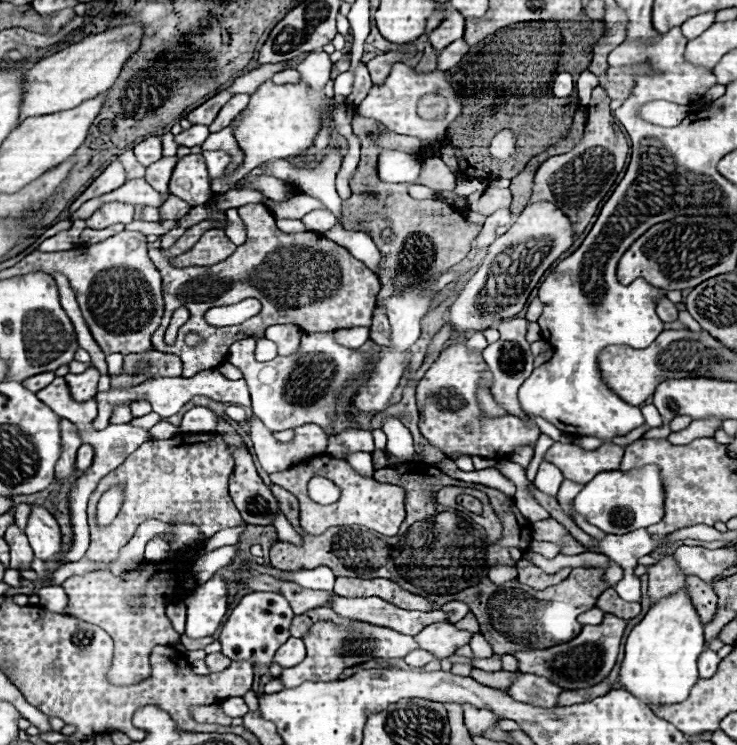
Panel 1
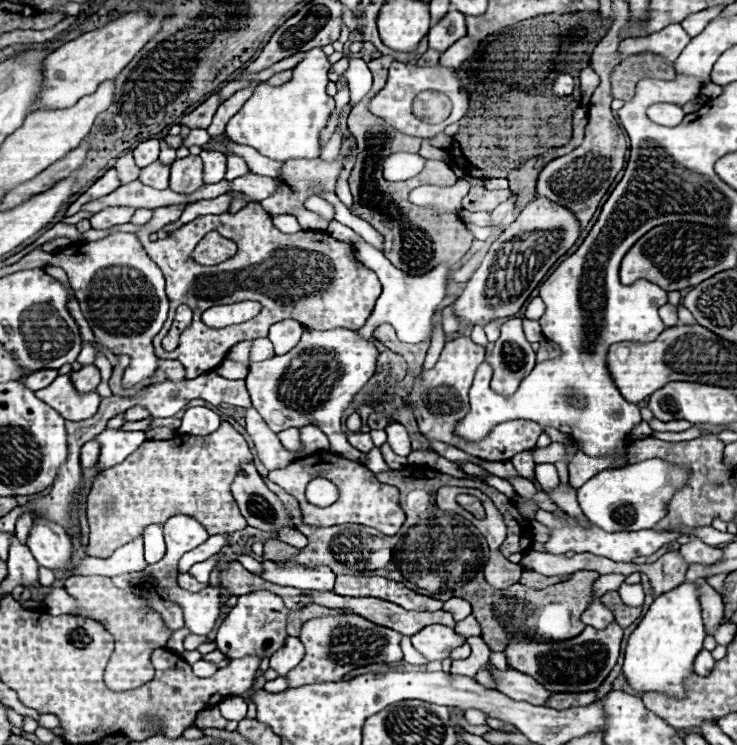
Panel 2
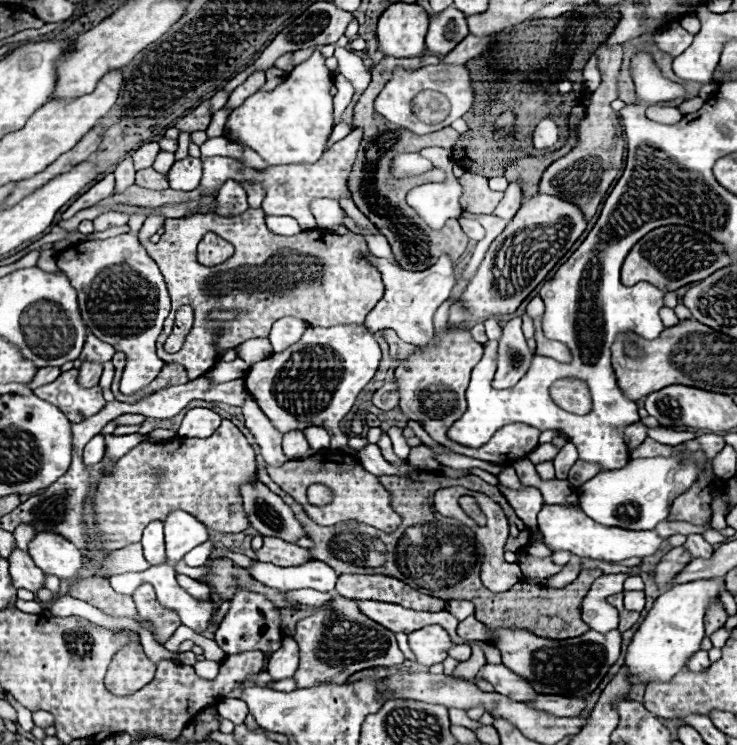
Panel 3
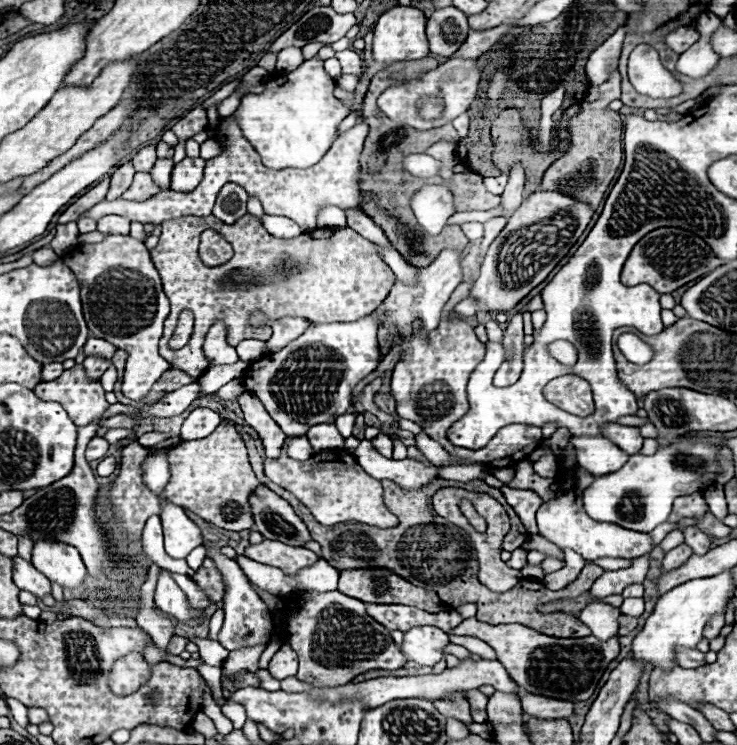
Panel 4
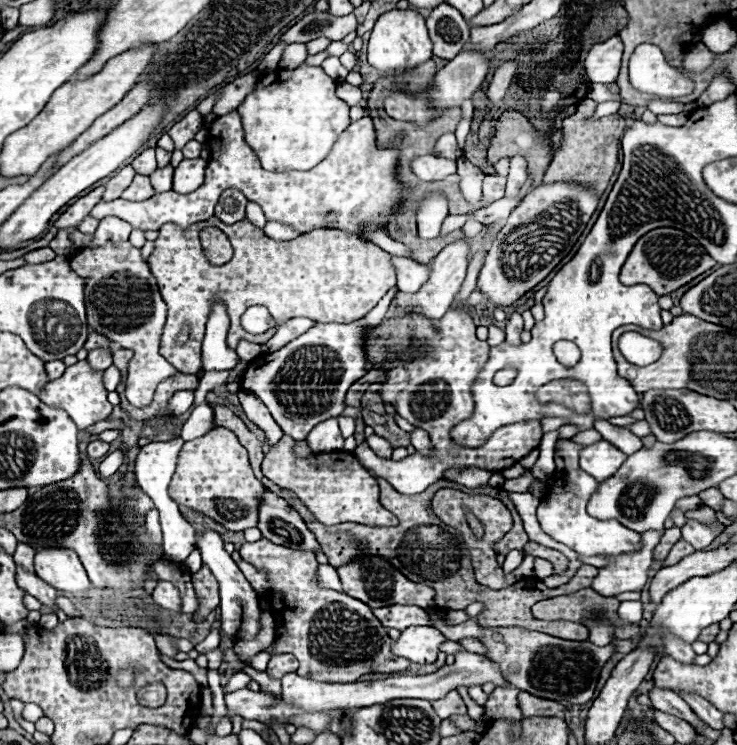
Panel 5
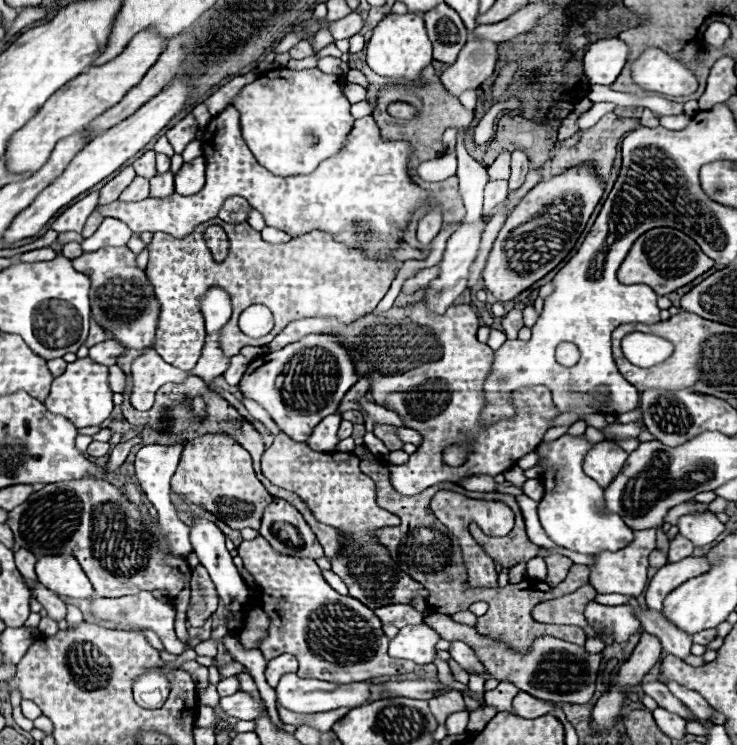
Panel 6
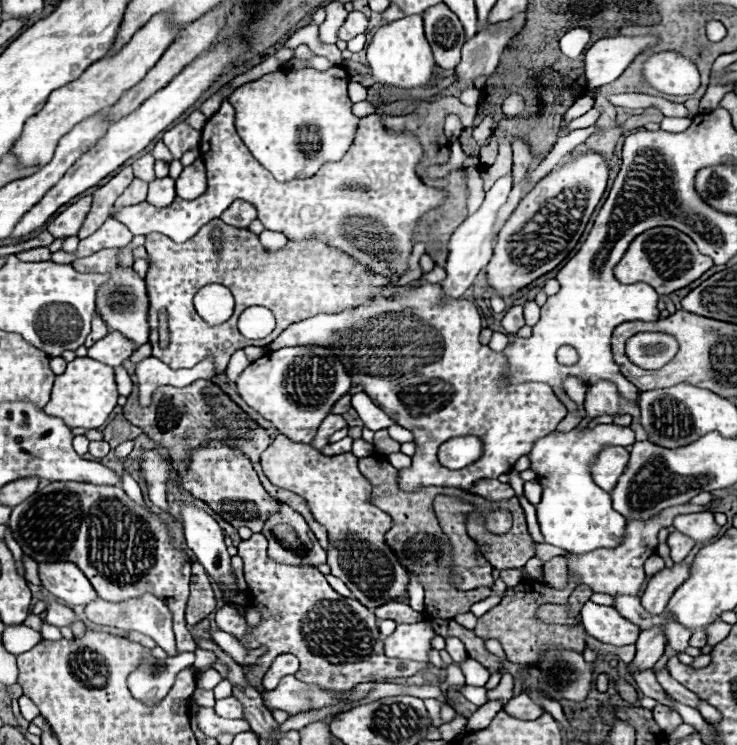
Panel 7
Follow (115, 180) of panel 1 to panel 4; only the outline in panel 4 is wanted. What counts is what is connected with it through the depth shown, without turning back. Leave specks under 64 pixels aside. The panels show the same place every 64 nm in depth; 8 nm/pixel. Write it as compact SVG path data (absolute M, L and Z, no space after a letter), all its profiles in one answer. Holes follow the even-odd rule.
M104 178L98 186L94 186L90 192L86 192L84 196L80 196L72 206L68 206L68 210L66 212L62 212L60 214L60 218L58 218L58 224L66 224L66 222L72 222L72 220L76 220L82 212L86 212L88 208L92 208L94 204L98 204L98 202L102 202L104 198L106 198L106 192L108 192L108 188L110 188L110 178Z

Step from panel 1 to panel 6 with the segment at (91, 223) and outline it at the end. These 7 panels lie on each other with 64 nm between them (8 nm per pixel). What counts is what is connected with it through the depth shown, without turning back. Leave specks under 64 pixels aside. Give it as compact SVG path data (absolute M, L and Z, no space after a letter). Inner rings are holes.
M104 218L104 222L98 226L98 230L82 242L82 250L94 252L94 250L106 248L106 246L126 246L130 236L132 236L132 232L130 232L130 228L126 228L126 224L122 224L120 220L114 220L114 218Z

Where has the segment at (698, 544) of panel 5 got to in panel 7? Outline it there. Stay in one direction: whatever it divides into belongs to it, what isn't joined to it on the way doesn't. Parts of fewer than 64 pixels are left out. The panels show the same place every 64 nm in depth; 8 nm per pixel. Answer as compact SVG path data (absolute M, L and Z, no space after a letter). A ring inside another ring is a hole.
M712 512L680 514L674 518L674 528L690 536L694 542L710 542L720 532L720 526L716 524Z

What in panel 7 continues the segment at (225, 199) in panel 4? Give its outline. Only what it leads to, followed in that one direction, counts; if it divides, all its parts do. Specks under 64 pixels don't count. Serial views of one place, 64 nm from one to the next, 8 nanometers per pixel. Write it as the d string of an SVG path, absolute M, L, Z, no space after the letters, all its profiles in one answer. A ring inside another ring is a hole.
M234 200L226 212L222 212L220 216L226 224L230 226L238 226L238 228L246 228L254 218L256 218L256 208L244 200Z

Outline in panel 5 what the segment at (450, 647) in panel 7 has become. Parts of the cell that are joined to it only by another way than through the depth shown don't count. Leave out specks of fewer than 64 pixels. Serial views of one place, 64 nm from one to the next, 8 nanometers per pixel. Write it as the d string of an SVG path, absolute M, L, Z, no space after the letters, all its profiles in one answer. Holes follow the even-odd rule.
M466 650L456 654L456 662L452 666L444 666L434 674L426 676L394 676L386 680L372 680L372 682L350 682L350 684L326 684L316 682L310 678L302 678L298 674L286 674L282 678L282 698L292 700L294 706L308 710L308 712L322 712L322 710L334 710L334 708L364 708L374 704L386 704L396 698L420 698L420 700L440 700L450 690L456 690L460 686L482 686L486 682L492 682L494 686L508 686L508 682L502 678L502 672L498 664L488 660L486 656L470 654Z

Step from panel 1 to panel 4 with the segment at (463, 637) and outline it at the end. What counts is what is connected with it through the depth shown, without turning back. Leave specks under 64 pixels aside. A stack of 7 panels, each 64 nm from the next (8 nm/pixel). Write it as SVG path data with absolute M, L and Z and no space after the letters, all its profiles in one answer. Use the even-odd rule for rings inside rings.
M418 626L404 634L402 652L408 660L420 666L434 666L444 658L444 648L450 644L448 634L436 626Z

